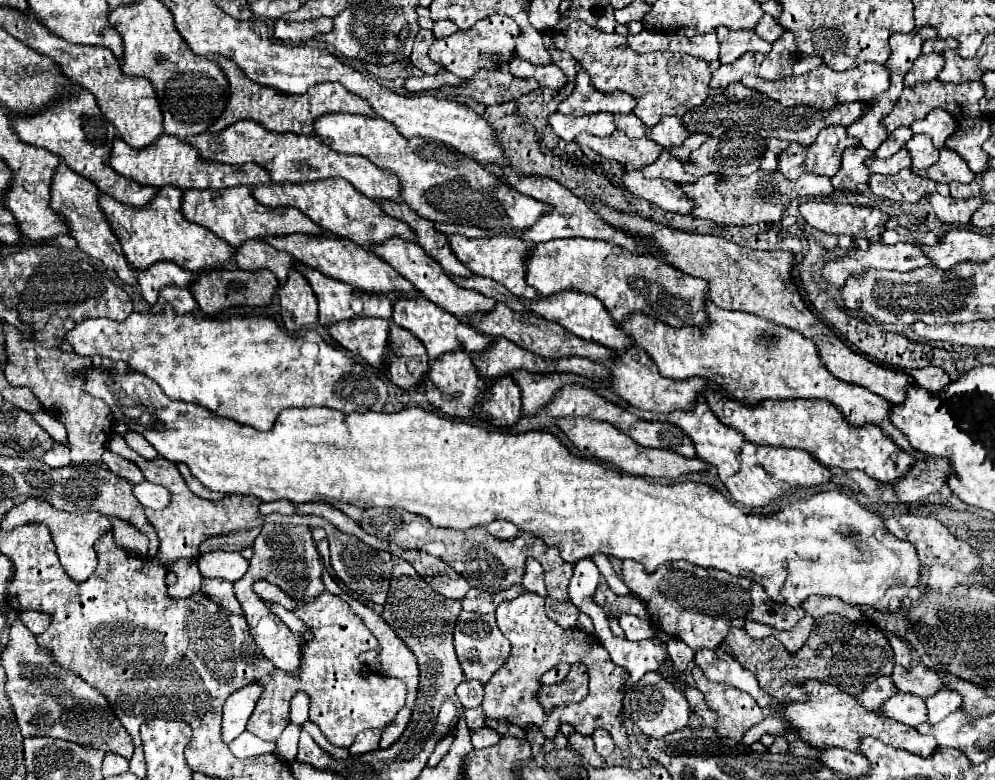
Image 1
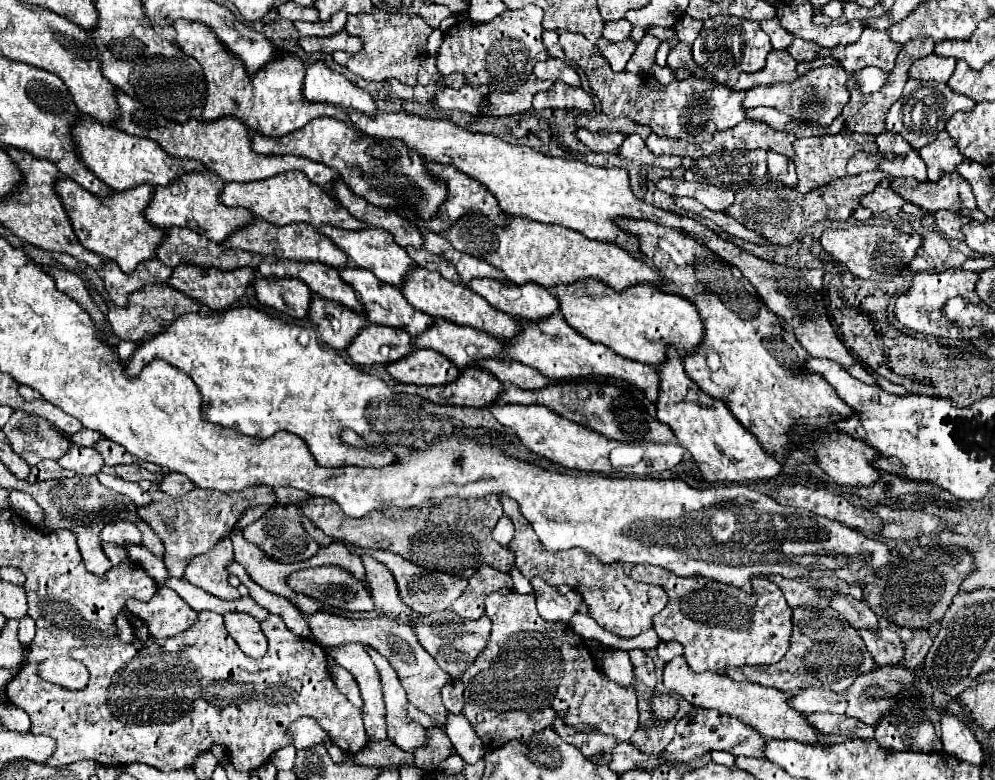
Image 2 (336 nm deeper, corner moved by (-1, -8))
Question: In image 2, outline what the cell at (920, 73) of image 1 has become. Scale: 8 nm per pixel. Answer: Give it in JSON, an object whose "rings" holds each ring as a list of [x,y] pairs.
{"rings":[[[935,54],[925,56],[921,60],[915,60],[909,68],[909,78],[917,80],[937,80],[937,82],[947,82],[955,70],[955,60],[953,58],[939,58]]]}

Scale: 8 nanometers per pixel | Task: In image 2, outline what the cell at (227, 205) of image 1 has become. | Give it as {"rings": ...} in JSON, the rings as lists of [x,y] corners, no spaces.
{"rings":[[[213,172],[179,176],[177,182],[155,188],[153,200],[145,210],[145,218],[157,228],[165,230],[173,226],[183,226],[201,236],[207,236],[209,240],[215,240],[217,244],[223,244],[223,240],[231,232],[237,232],[241,226],[249,226],[253,222],[253,214],[247,208],[227,208],[225,204],[221,204],[219,200],[221,192],[223,180]]]}

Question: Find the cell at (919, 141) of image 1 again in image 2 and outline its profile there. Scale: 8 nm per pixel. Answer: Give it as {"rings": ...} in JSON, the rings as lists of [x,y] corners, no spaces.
{"rings":[[[945,130],[937,136],[935,142],[919,148],[919,156],[927,164],[927,178],[931,182],[939,180],[947,172],[953,172],[955,166],[963,160],[953,138],[949,138],[949,134]]]}

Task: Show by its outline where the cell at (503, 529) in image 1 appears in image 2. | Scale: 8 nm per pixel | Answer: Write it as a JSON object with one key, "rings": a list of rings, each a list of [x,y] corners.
{"rings":[[[507,516],[499,518],[497,526],[493,528],[493,538],[503,546],[507,546],[513,540],[513,522]]]}

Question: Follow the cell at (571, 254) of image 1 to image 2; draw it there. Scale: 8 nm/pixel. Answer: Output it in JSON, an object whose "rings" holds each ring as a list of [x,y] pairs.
{"rings":[[[471,214],[463,216],[457,224],[453,224],[445,232],[445,236],[459,252],[481,258],[499,268],[501,272],[505,272],[505,276],[513,284],[535,282],[549,290],[559,284],[573,284],[583,278],[597,278],[603,284],[611,286],[613,290],[621,292],[637,282],[657,284],[661,280],[659,272],[655,274],[651,264],[629,256],[629,252],[619,248],[617,244],[591,240],[581,232],[525,218],[509,218],[507,228],[499,228],[489,218]]]}

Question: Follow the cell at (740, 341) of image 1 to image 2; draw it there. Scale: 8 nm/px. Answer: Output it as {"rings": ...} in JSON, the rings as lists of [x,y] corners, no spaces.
{"rings":[[[579,280],[573,286],[561,284],[561,286],[553,288],[553,292],[555,292],[555,296],[559,296],[563,318],[581,336],[589,338],[591,342],[605,344],[607,348],[611,348],[613,352],[617,352],[629,360],[637,360],[637,362],[643,362],[643,364],[649,364],[655,368],[659,368],[667,360],[667,348],[669,346],[679,350],[681,354],[685,354],[685,352],[697,350],[705,338],[705,324],[703,324],[697,308],[691,304],[691,300],[687,300],[679,294],[661,292],[659,288],[655,288],[651,284],[635,284],[623,292],[615,292],[607,284],[601,284],[599,280]]]}

